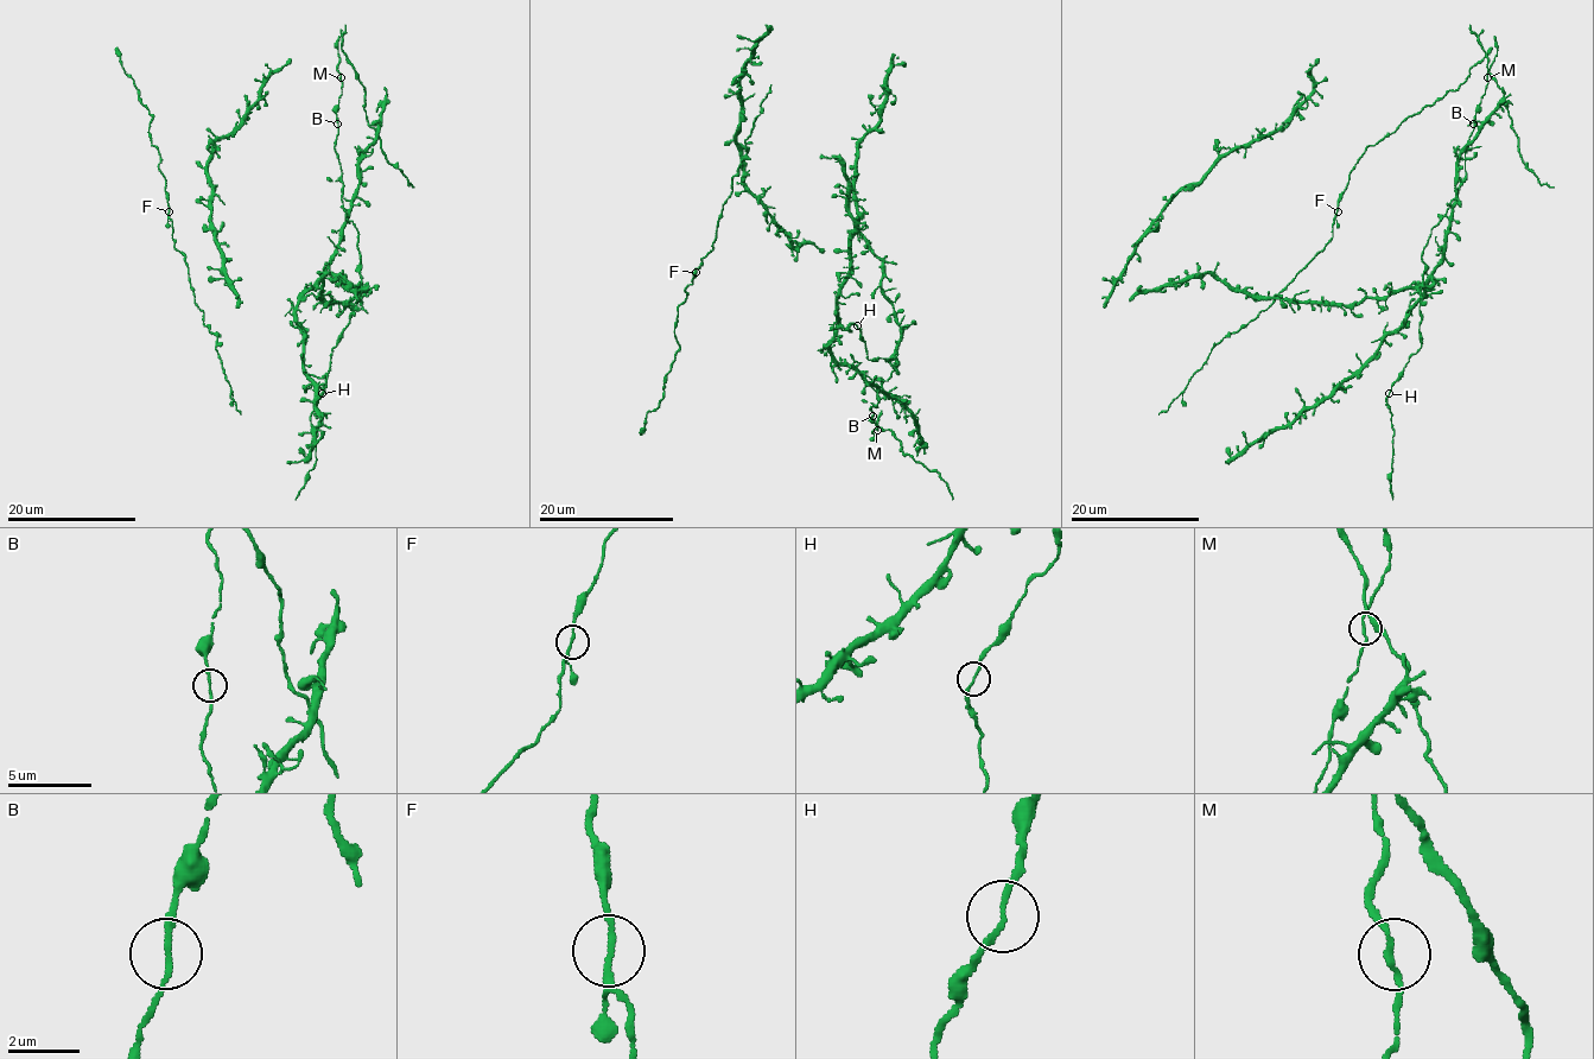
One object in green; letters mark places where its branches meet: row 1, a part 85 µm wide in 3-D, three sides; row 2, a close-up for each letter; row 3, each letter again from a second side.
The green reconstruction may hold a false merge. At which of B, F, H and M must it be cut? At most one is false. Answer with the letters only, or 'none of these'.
none of these

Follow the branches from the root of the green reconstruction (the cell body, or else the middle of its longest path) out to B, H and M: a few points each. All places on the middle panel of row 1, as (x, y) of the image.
B: (839, 362), (850, 365), (883, 391), (877, 393), (878, 403), (870, 408), (874, 414)
H: (839, 362), (850, 365), (878, 390), (897, 361), (897, 365), (891, 357), (868, 359), (857, 325)
M: (839, 362), (850, 365), (883, 391), (877, 393), (878, 403), (870, 408), (877, 430)

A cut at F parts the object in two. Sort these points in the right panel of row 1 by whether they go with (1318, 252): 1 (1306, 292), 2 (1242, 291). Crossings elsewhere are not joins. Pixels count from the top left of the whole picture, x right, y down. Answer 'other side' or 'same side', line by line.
1: other side
2: other side

